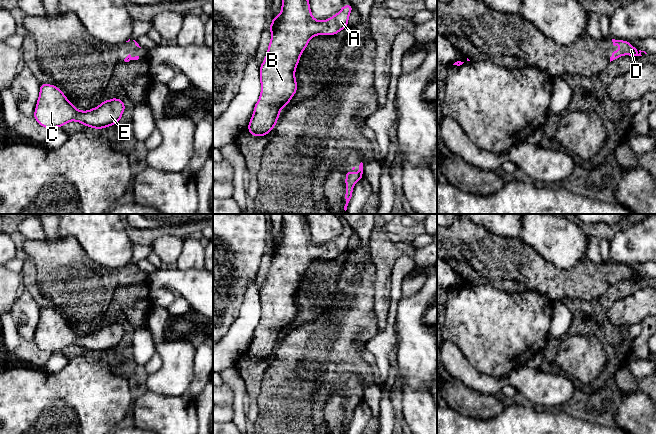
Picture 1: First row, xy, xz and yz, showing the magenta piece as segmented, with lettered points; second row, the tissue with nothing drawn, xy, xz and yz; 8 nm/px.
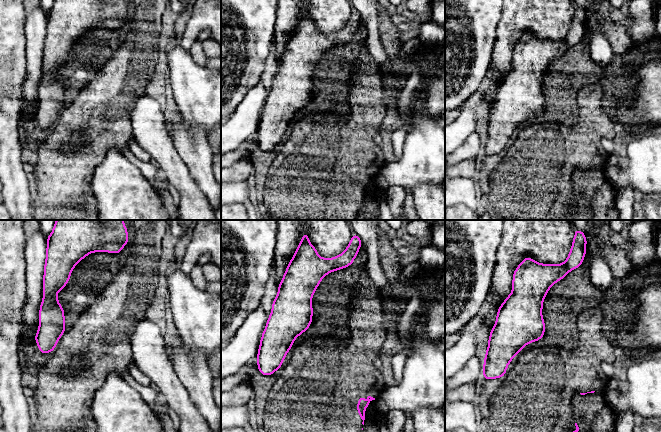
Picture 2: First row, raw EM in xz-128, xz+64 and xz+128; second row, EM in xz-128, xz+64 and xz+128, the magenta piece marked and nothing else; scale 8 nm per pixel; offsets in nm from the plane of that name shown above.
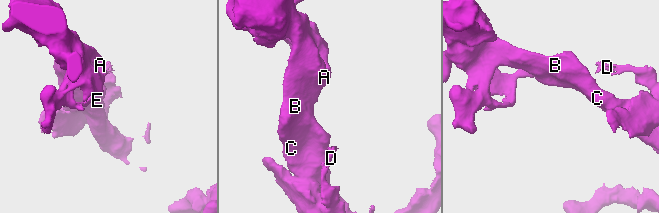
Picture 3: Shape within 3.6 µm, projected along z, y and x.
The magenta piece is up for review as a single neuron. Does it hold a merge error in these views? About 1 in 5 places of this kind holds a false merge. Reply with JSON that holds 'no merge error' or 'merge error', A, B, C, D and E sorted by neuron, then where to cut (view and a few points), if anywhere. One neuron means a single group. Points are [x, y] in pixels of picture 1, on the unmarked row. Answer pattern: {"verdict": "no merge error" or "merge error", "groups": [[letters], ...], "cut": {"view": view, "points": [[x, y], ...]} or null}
{"verdict": "no merge error", "groups": [["A", "B", "C", "D", "E"]], "cut": null}

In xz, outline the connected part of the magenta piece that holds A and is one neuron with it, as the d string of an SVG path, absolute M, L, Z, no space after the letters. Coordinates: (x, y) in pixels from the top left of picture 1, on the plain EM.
M283 214L280 238L272 242L269 250L271 264L263 287L260 290L260 307L262 309L260 321L254 330L254 336L248 347L251 359L260 361L275 351L280 335L287 330L297 315L295 295L299 283L307 271L310 263L316 259L336 259L348 250L352 229L343 229L334 240L324 244L316 244L311 237L308 220L304 214Z

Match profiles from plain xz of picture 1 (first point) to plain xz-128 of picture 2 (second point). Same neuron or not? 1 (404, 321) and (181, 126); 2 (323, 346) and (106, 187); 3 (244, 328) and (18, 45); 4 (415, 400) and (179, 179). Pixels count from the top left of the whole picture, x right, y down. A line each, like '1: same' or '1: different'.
1: different
2: different
3: different
4: different

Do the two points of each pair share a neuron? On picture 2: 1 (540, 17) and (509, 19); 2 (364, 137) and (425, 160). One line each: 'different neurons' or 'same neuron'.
1: same neuron
2: different neurons

